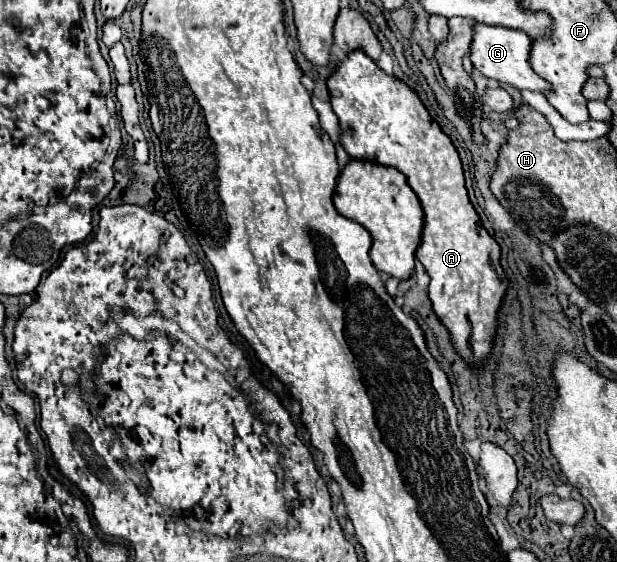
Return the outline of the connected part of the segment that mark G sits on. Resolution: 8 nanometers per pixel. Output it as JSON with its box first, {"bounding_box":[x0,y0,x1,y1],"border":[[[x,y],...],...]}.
{"bounding_box":[470,23,552,95],"border":[[[478,23],[474,29],[474,41],[470,45],[470,59],[474,67],[488,79],[512,85],[516,89],[530,89],[546,95],[552,91],[552,85],[532,69],[530,51],[532,51],[532,39],[526,33],[520,33],[518,29],[488,27],[484,23]]]}

